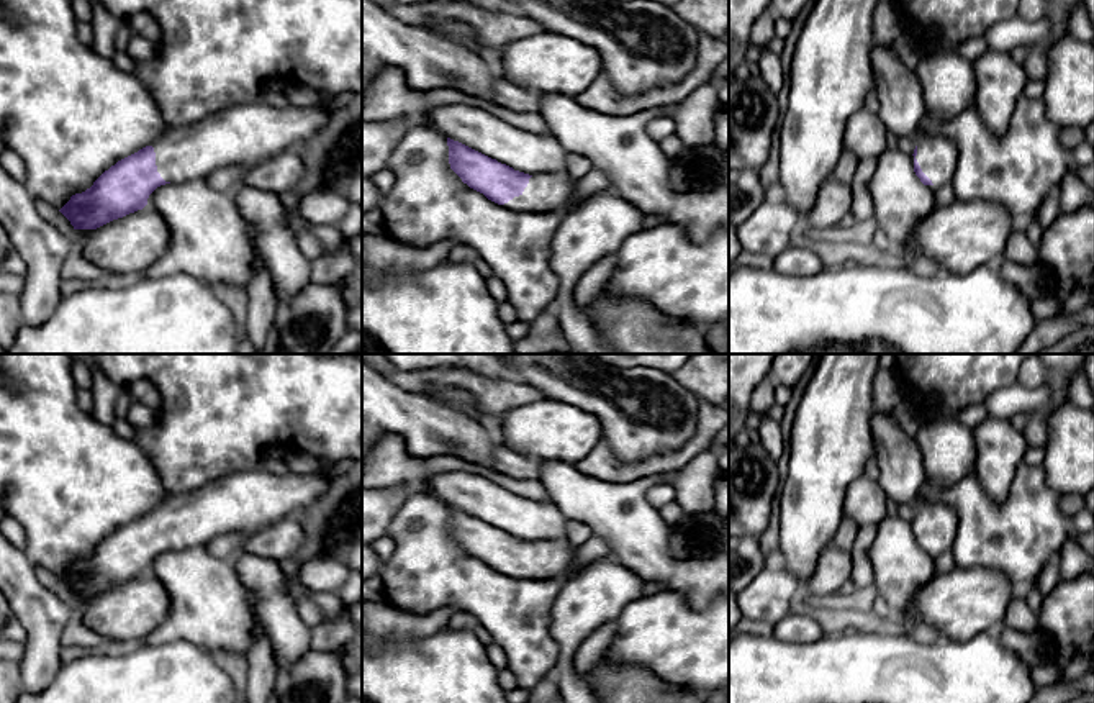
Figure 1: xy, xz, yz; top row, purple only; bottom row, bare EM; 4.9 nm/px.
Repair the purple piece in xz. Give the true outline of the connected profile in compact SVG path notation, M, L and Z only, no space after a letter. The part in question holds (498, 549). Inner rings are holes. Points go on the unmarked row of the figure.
M447 505L450 536L470 556L483 560L498 572L508 572L519 578L567 578L583 569L575 567L576 546L570 542L529 542L498 529L459 508Z

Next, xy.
M255 467L218 477L192 492L167 493L152 513L118 528L90 556L72 562L59 578L74 596L97 596L142 577L149 562L160 552L206 546L226 533L239 533L246 539L287 516L300 515L323 497L332 482L323 467L308 477L292 472L278 475Z

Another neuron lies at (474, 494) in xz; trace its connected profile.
M450 470L427 477L431 493L514 537L529 542L570 542L568 521L554 501L532 501L486 477L468 470Z

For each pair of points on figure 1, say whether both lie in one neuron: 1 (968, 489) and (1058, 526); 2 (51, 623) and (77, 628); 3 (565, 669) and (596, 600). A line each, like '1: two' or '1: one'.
1: one
2: two
3: one

